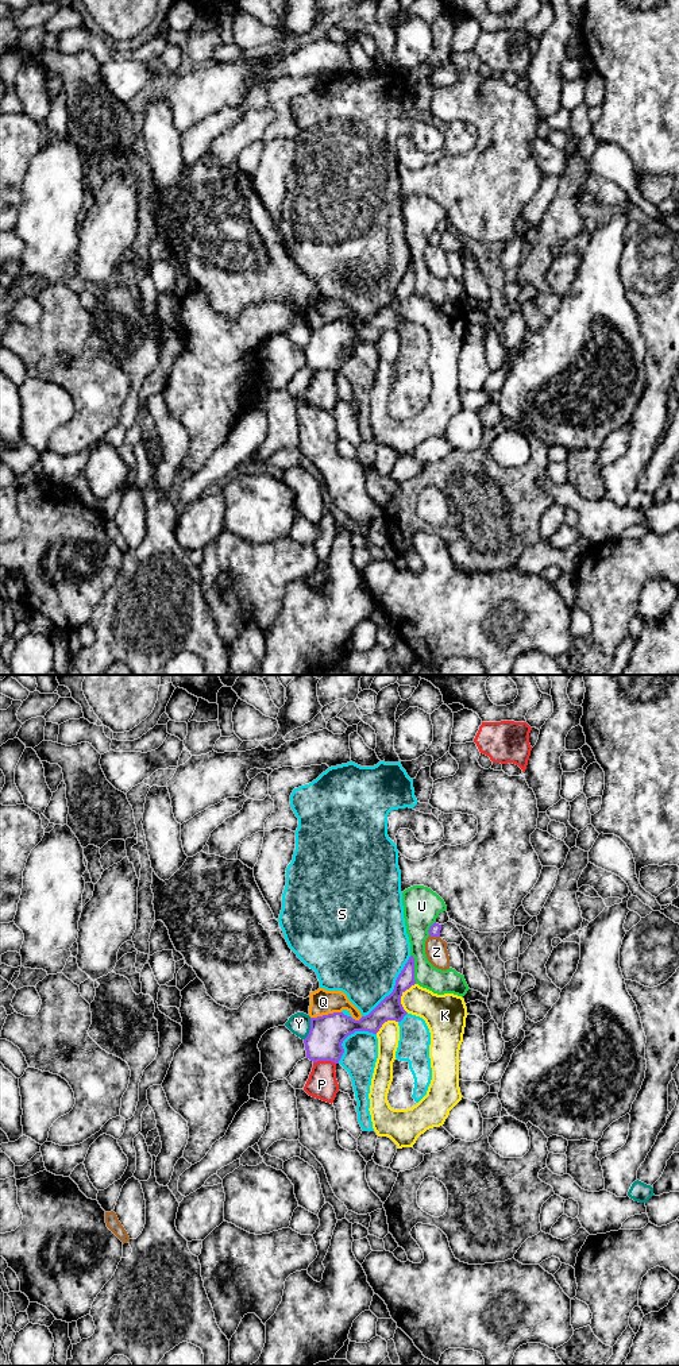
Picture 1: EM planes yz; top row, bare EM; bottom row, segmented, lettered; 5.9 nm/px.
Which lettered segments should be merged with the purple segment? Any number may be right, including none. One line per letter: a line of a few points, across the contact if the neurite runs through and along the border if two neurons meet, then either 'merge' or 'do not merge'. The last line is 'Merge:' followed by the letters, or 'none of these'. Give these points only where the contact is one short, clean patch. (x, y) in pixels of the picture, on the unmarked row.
K: line yz (415, 292), (401, 305), (401, 315), (406, 321); do not merge
P: do not merge
Q: line yz (340, 320), (311, 327); do not merge
S: do not merge
U: line yz (411, 263), (416, 292); do not merge
Y: do not merge
Z: line yz (429, 243), (439, 246); do not merge
Merge: none of these

